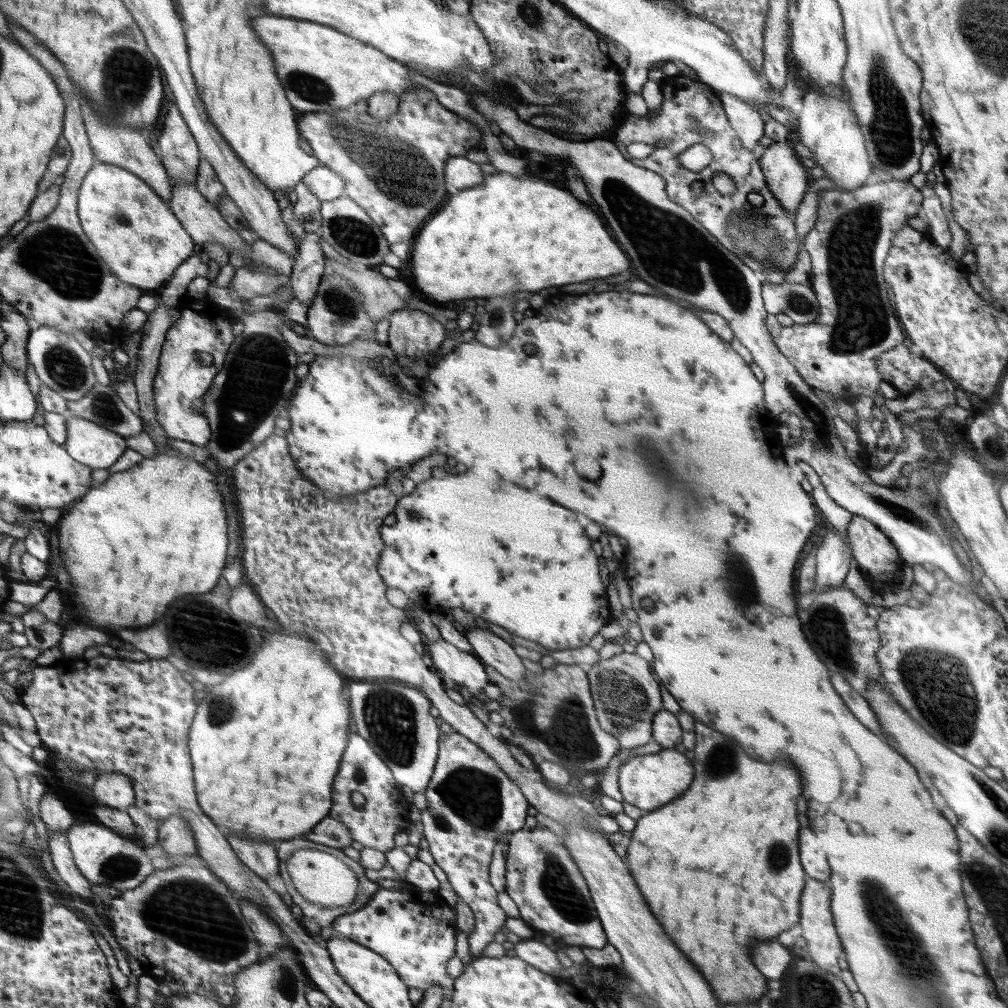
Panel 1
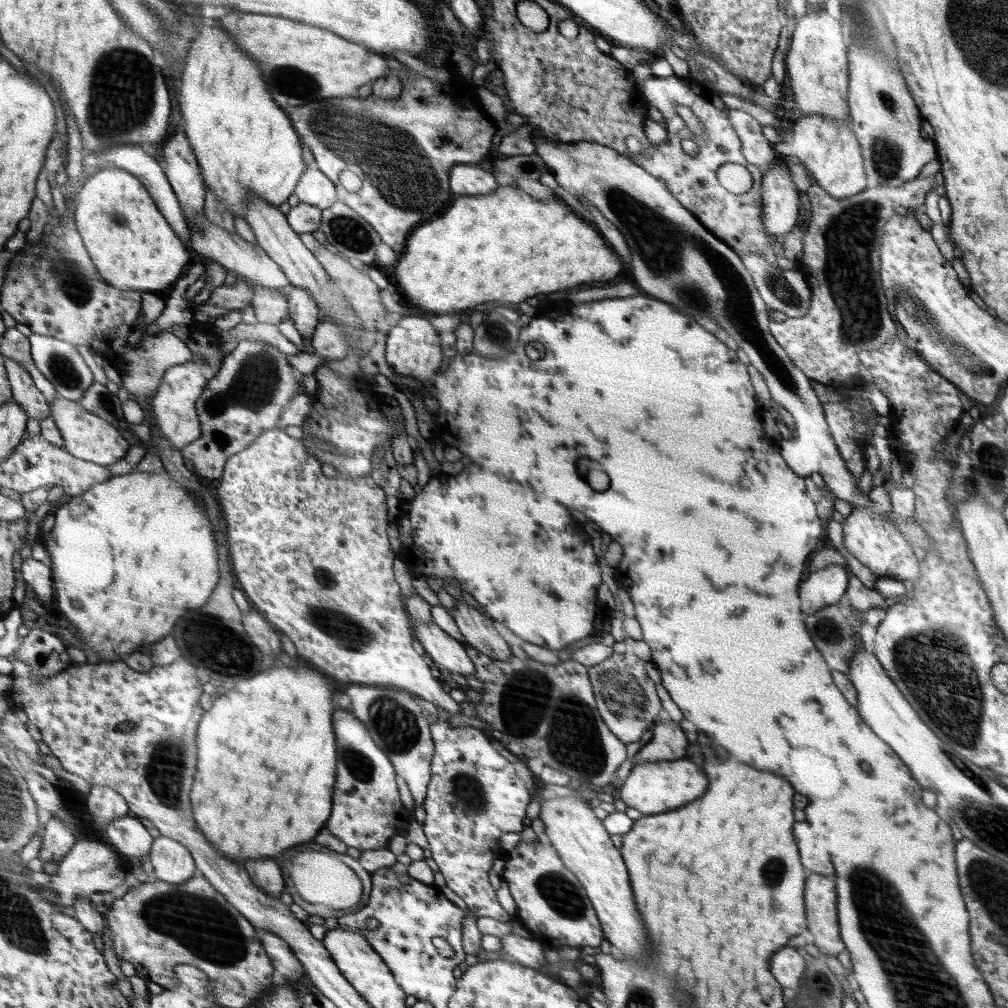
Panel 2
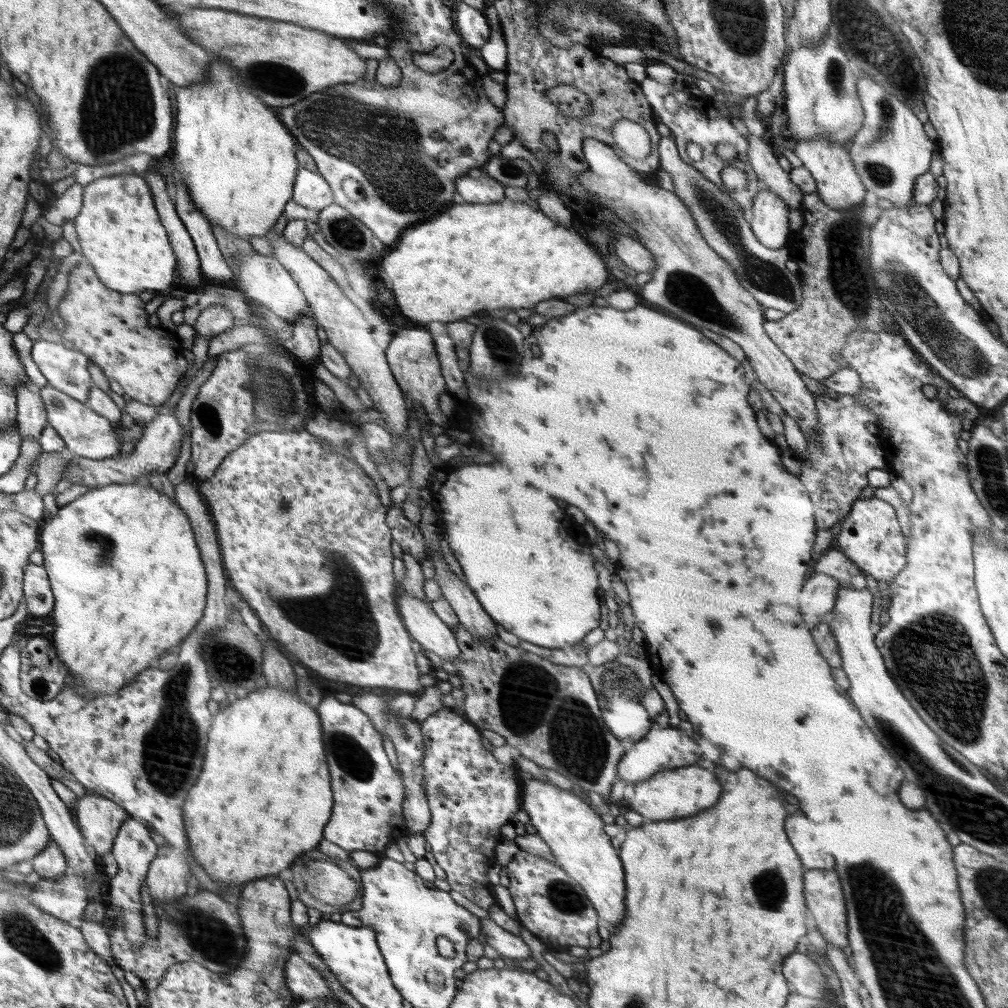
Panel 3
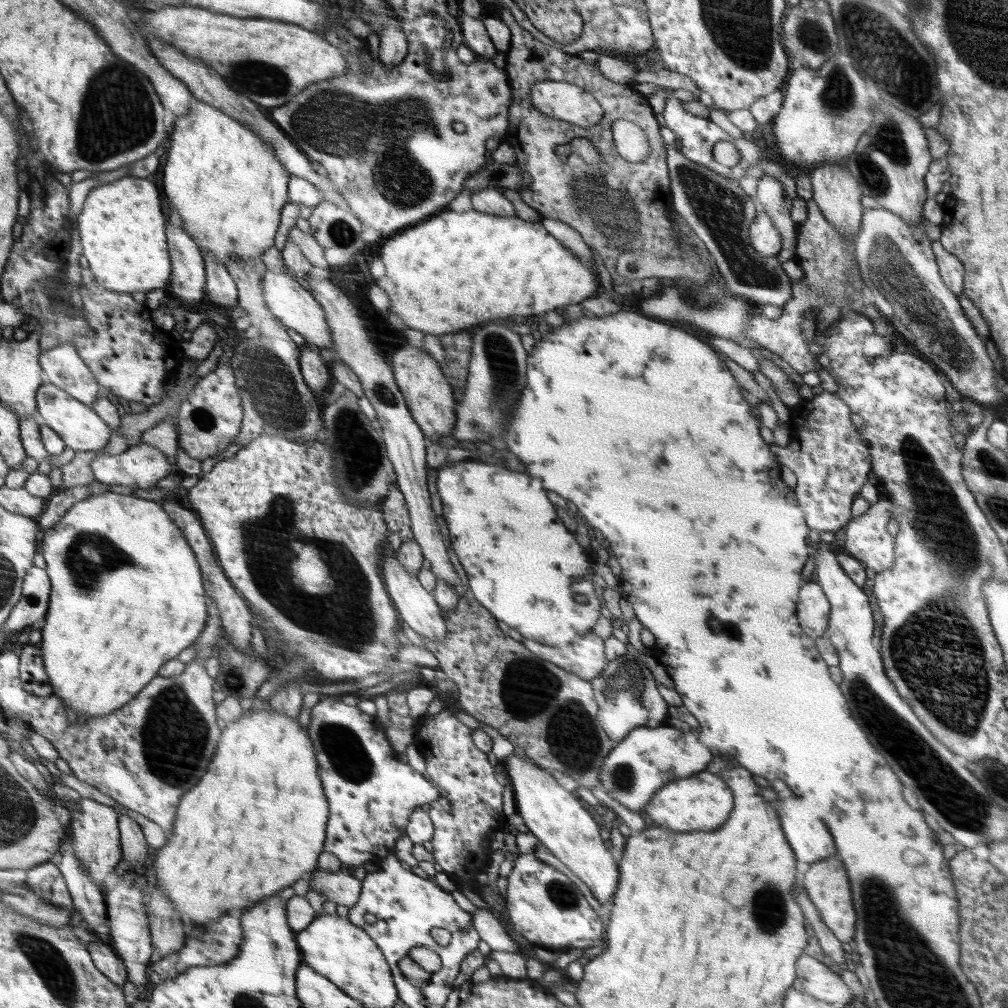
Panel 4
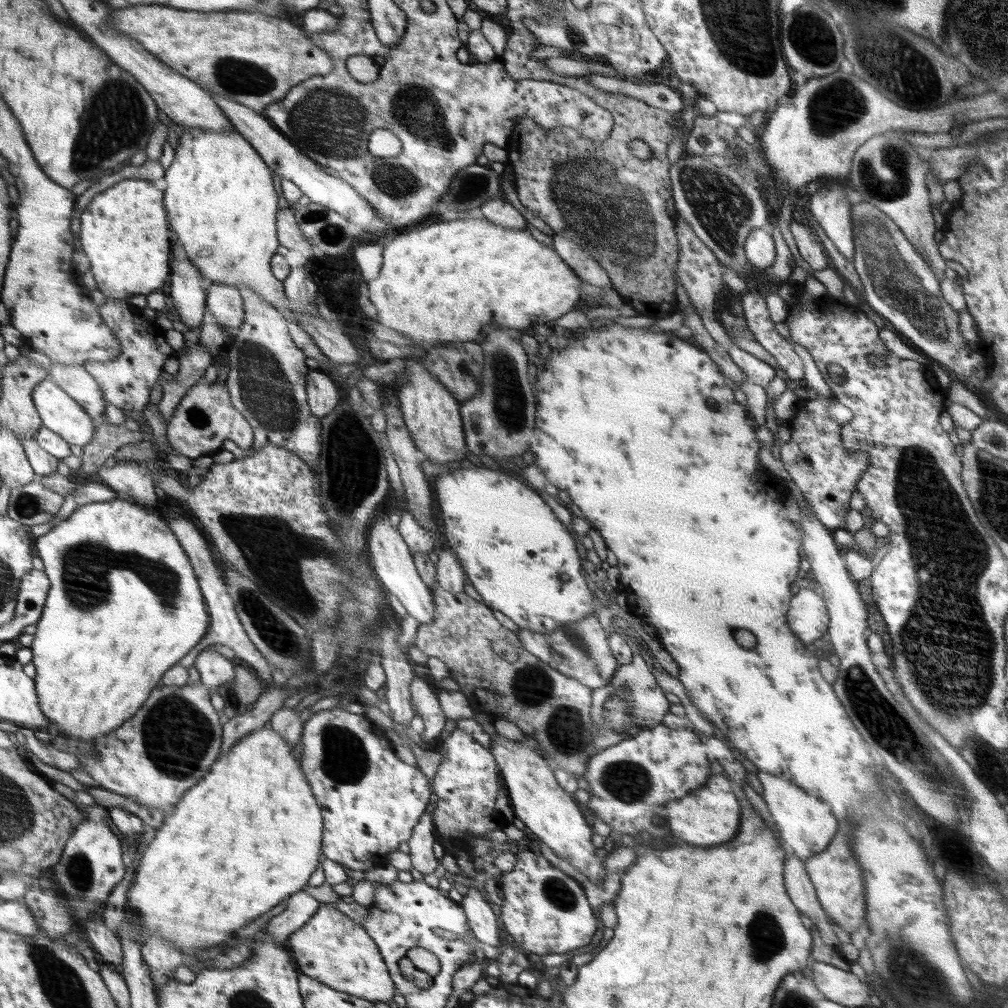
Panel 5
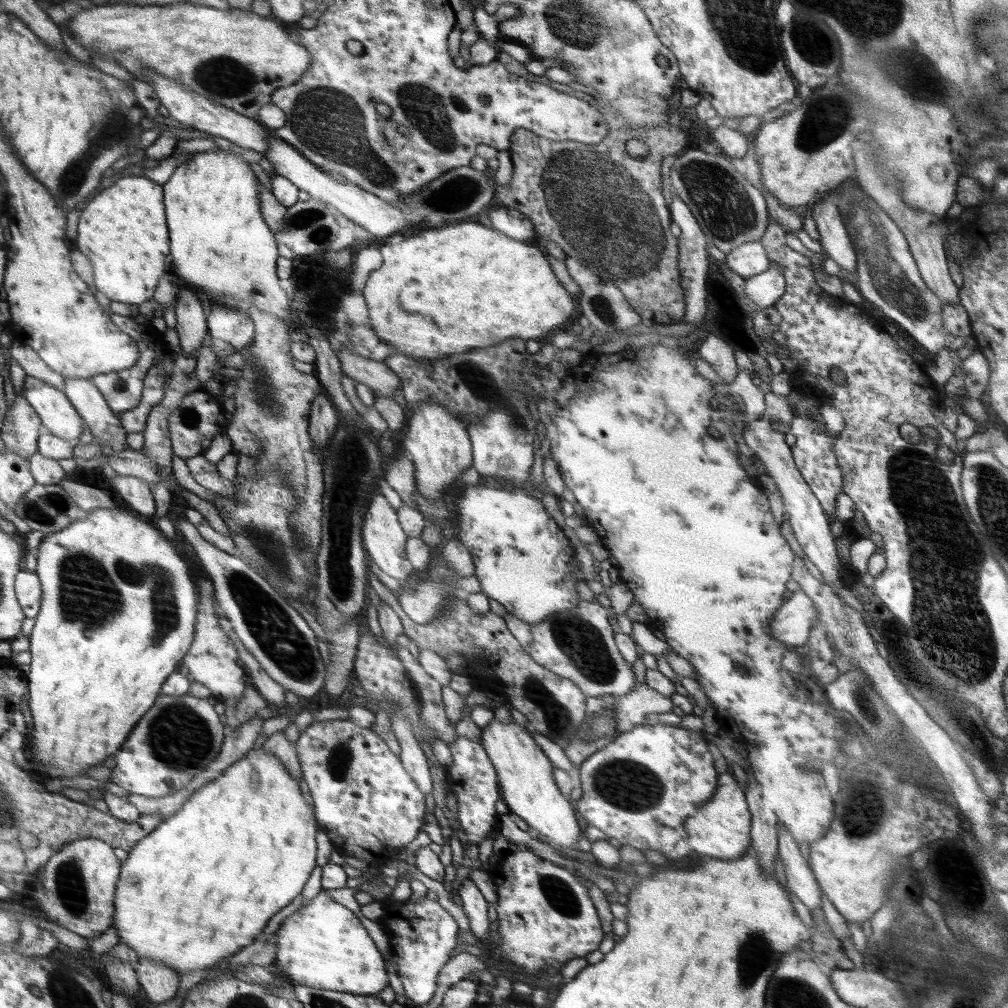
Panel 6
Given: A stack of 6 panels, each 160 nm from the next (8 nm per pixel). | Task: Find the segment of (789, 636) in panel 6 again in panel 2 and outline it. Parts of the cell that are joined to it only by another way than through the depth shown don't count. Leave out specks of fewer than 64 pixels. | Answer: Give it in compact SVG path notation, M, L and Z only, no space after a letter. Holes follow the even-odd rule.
M831 564L810 573L805 580L806 584L800 586L801 610L810 615L818 612L829 604L836 604L845 599L848 575L839 564Z

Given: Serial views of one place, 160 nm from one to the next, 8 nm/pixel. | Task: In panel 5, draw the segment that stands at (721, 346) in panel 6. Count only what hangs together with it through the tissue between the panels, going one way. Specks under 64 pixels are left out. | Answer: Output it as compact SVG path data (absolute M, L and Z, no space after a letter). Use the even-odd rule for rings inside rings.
M682 217L678 220L676 228L676 236L679 236L680 248L680 263L676 267L676 278L680 280L680 284L686 288L686 293L690 297L690 303L702 319L703 325L709 332L709 335L716 341L716 344L722 346L726 351L730 351L732 345L730 337L726 334L725 328L720 324L717 313L715 312L715 301L722 287L725 286L722 280L722 268L718 258L712 253L712 250L699 240L690 224Z

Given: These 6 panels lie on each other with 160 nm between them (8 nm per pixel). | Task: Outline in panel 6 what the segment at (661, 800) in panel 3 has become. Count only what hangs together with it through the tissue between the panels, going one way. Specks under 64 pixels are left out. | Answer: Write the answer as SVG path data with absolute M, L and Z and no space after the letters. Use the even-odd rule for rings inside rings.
M727 773L720 776L716 800L711 798L700 806L700 812L696 812L696 816L685 820L685 831L693 851L712 858L732 860L732 858L740 858L748 851L751 846L751 812L746 792L740 788L735 776Z

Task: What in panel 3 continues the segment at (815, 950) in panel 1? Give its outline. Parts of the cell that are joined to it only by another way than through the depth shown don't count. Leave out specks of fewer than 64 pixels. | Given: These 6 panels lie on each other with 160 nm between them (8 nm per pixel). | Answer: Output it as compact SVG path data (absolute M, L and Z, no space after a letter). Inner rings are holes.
M805 869L803 891L823 938L841 949L848 946L847 910L838 873L834 869Z

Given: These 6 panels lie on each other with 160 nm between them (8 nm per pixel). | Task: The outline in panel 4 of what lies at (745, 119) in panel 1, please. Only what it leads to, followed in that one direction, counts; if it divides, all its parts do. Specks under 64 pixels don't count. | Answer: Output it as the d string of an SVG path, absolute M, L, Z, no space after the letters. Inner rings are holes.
M764 174L758 181L757 198L764 207L766 214L771 216L771 219L773 220L772 225L776 225L776 229L778 229L778 233L780 233L780 239L782 239L780 253L777 255L780 265L783 265L784 262L791 260L794 257L798 230L798 226L795 225L794 221L791 219L793 200L797 197L790 199L784 192L782 183L770 175Z

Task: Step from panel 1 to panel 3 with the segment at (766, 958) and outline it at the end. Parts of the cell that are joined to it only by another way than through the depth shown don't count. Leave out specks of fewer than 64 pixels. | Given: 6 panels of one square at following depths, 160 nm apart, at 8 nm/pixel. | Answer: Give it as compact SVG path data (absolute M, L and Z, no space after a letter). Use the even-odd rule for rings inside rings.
M797 950L784 961L784 978L788 981L791 993L804 995L823 1002L823 996L829 986L827 978L812 957Z

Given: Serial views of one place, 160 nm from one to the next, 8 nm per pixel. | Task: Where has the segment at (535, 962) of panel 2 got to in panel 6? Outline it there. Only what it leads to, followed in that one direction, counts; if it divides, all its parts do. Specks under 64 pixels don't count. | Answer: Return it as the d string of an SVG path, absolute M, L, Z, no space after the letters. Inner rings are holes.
M467 878L462 881L458 893L474 936L478 939L489 938L488 931L492 922L488 919L488 902L480 890Z

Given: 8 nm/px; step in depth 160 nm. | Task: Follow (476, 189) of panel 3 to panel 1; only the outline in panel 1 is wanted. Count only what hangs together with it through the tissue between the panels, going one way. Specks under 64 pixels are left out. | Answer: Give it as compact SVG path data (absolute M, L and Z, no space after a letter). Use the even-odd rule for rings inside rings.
M465 156L453 157L447 163L447 189L456 194L464 188L472 188L484 182L480 165Z

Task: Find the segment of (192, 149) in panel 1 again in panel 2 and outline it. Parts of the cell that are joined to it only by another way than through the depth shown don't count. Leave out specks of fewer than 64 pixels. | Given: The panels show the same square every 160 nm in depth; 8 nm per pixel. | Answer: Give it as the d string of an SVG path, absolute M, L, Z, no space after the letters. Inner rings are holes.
M181 127L176 135L169 137L162 150L162 162L166 163L165 175L172 185L189 227L192 227L195 220L203 216L206 187L196 155Z

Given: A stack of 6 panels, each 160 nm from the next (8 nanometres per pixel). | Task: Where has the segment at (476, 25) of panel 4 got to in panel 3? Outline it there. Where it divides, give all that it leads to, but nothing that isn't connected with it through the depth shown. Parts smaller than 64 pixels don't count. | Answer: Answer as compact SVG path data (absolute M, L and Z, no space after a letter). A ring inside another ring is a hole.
M462 2L456 11L460 36L472 50L480 49L490 39L490 25L483 11L478 11Z

